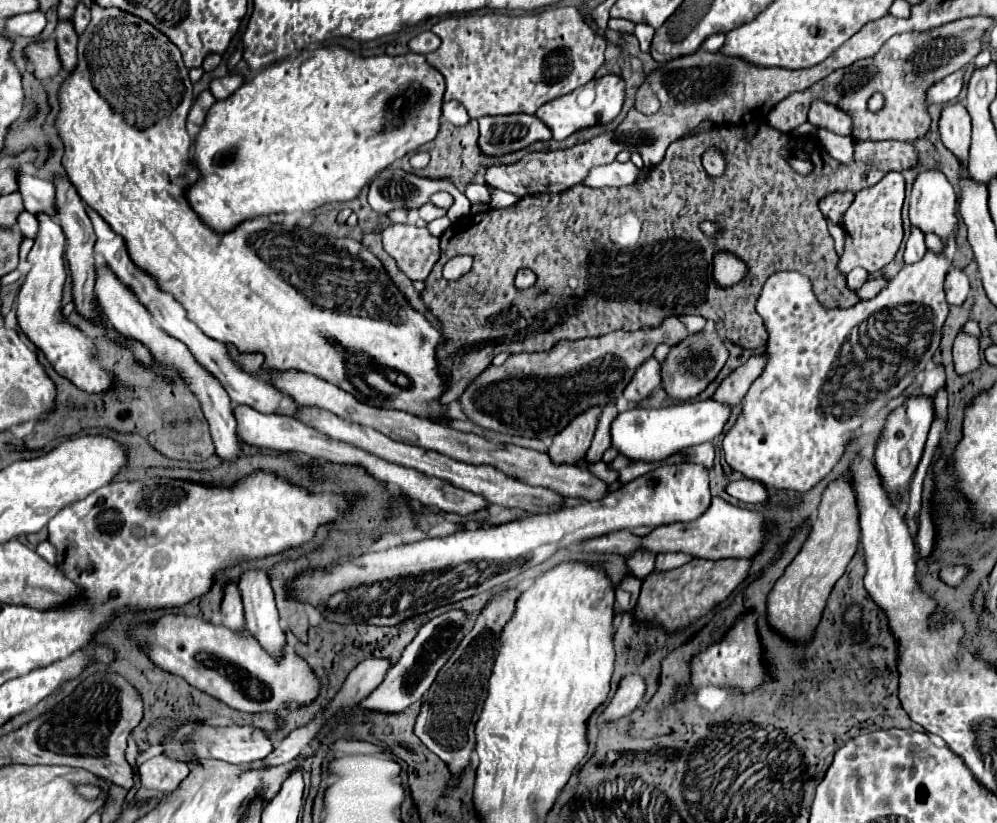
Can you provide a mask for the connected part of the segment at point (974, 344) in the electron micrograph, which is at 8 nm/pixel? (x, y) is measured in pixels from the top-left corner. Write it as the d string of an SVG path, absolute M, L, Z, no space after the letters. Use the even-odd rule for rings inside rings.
M964 329L958 331L954 341L954 367L956 373L970 373L976 367L980 367L980 351L978 351L978 339L964 333Z

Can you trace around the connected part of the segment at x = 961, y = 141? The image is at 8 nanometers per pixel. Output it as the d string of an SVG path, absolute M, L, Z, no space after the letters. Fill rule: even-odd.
M952 103L940 115L940 139L958 157L968 159L970 149L970 115L962 103Z

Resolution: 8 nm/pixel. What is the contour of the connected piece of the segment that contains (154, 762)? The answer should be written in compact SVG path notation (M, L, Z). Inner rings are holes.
M158 755L150 761L146 761L140 767L140 773L142 773L142 781L144 781L146 789L172 793L188 777L190 767L176 763L174 759Z

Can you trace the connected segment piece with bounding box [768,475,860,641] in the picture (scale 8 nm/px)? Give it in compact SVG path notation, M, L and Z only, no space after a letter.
M842 475L838 481L830 483L822 493L818 519L814 521L802 551L788 565L786 573L776 581L774 589L770 591L768 621L772 623L772 627L776 627L788 639L808 641L812 637L812 631L820 621L820 613L826 607L830 589L842 577L846 565L856 553L858 539L860 539L860 529L858 529L856 501L848 477Z

